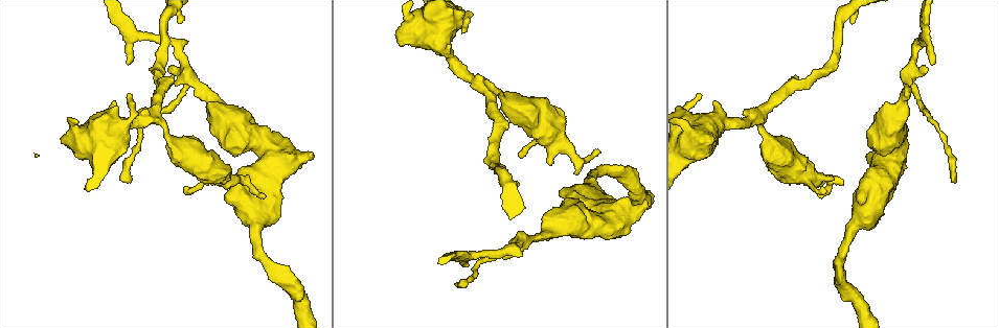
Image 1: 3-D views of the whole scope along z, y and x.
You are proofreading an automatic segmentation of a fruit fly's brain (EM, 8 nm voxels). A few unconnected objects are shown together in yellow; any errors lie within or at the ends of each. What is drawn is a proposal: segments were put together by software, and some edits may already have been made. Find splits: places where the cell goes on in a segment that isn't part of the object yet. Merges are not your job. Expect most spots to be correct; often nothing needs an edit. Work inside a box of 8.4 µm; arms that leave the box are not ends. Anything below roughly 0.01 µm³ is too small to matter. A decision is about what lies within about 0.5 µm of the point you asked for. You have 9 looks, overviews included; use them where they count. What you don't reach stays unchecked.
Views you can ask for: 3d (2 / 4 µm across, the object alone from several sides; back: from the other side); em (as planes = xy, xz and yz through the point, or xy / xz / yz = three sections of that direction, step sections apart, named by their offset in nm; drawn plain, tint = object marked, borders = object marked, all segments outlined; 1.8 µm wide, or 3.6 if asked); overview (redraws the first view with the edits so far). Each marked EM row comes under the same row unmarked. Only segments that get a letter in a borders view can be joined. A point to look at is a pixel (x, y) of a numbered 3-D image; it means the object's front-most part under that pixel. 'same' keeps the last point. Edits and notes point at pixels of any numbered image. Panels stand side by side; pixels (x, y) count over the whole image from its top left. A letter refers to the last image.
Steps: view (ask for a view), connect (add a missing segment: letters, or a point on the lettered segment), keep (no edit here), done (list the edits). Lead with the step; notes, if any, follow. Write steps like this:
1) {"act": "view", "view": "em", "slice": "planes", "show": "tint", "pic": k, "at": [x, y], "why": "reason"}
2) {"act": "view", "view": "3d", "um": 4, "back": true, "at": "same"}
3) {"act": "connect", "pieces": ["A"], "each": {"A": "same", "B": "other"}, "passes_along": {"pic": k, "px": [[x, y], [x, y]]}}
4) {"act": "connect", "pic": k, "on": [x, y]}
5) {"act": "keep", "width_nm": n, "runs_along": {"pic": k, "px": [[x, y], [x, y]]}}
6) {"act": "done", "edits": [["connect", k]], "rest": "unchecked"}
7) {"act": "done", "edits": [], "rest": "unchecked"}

{"act": "view", "view": "3d", "um": 4, "back": true, "pic": 1, "at": [266, 196]}

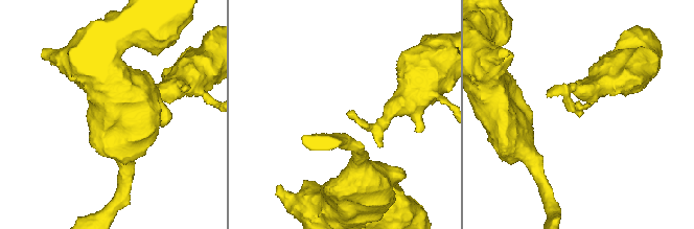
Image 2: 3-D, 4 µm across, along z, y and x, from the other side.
{"act": "view", "view": "em", "slice": "xz", "step": 16, "show": "borders", "pic": 2, "at": [349, 110], "why": "need the tissue"}

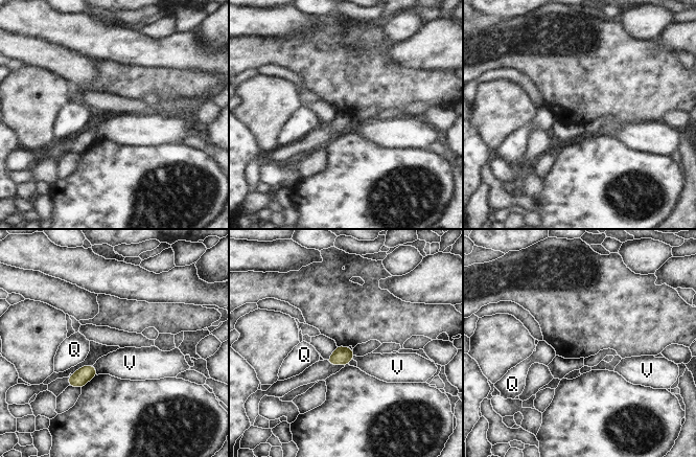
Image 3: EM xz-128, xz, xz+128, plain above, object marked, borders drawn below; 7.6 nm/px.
{"act": "view", "view": "em", "slice": "planes", "show": "borders", "at": "same"}

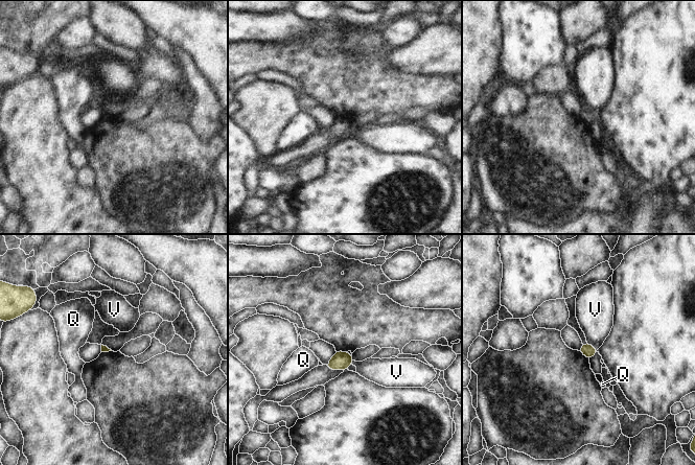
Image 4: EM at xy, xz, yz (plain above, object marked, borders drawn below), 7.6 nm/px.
{"act": "keep", "longest_contact_nm": ["V", 100], "each": {"Q": "other", "V": "other"}, "border": {"pic": 4, "px": [[586, 343], [589, 343], [597, 349]]}, "found": "no lettered segment goes on from it"}

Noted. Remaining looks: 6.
{"act": "view", "view": "em", "slice": "yz", "step": 8, "show": "borders", "pic": 1, "at": [170, 69], "why": "branch stops here"}

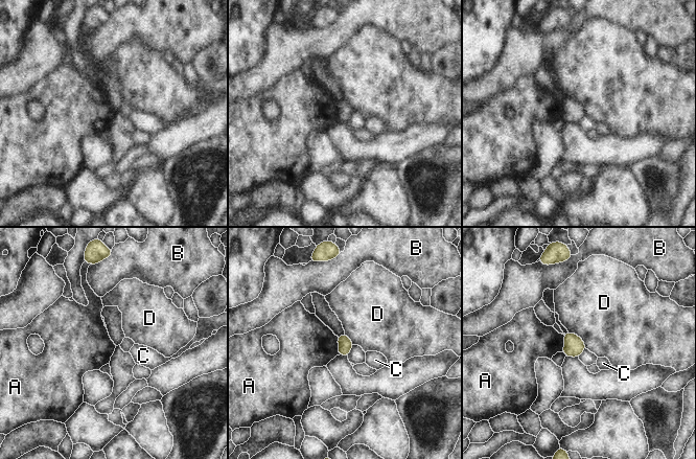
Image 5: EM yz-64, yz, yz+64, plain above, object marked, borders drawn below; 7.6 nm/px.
{"act": "keep", "width_nm": 110, "each": {"A": "other", "B": "other", "C": "other", "D": "other"}, "border": {"pic": 5, "px": [[335, 336], [339, 354]]}, "found": "none of them fits"}

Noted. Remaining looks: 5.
{"act": "view", "view": "em", "slice": "planes", "show": "tint", "pic": 1, "at": [129, 179], "why": "end of a long branch"}

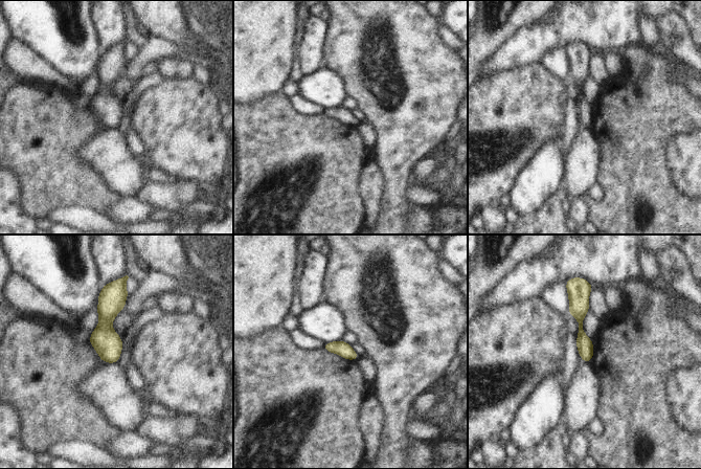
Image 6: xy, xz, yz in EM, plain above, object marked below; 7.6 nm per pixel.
{"act": "view", "view": "em", "slice": "planes", "show": "borders", "at": "same"}

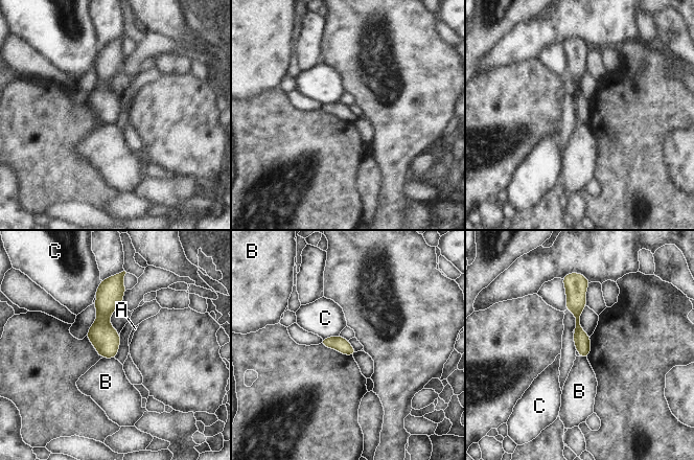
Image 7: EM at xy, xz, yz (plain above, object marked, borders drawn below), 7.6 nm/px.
{"act": "keep", "width_nm": 120, "each": {"A": "other", "B": "other", "C": "other"}, "border": {"pic": 7, "px": [[102, 357], [114, 358]]}, "found": "none of them fits"}

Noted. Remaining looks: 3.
{"act": "view", "view": "em", "slice": "yz", "step": 16, "show": "tint", "pic": 1, "at": [713, 101], "why": "free end"}

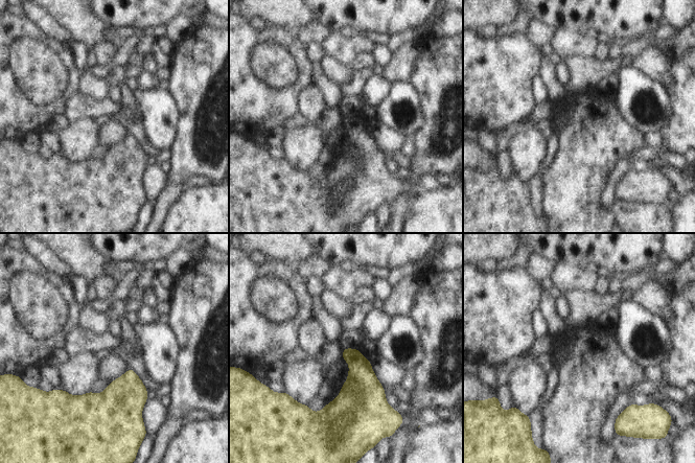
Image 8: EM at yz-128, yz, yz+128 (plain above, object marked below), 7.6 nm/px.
{"act": "view", "view": "em", "slice": "planes", "show": "borders", "at": "same"}

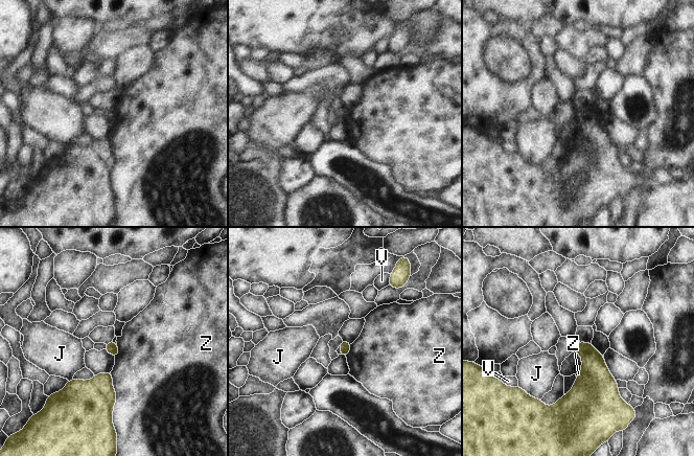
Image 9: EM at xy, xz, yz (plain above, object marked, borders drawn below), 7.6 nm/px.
{"act": "keep", "longest_contact_nm": ["Z", 340], "each": {"J": "other", "V": "other", "Z": "other"}, "found": "none of them fits"}

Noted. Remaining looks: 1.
{"act": "done", "edits": [], "rest": "unchecked"}

